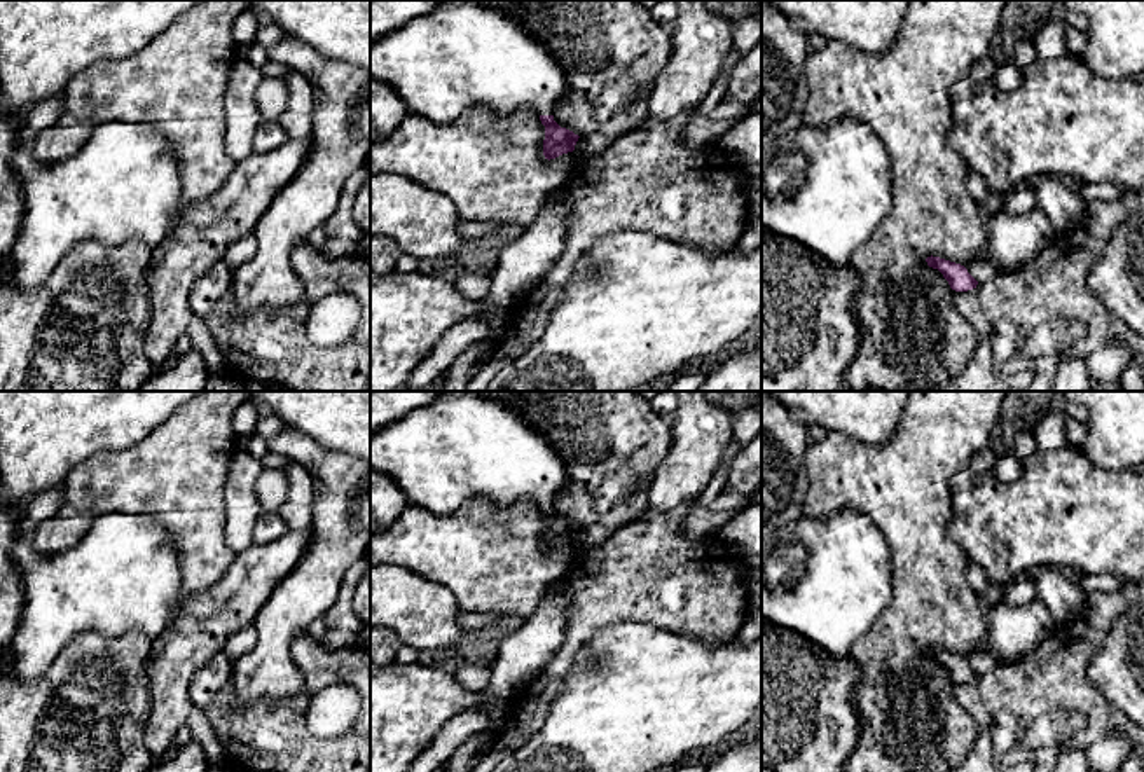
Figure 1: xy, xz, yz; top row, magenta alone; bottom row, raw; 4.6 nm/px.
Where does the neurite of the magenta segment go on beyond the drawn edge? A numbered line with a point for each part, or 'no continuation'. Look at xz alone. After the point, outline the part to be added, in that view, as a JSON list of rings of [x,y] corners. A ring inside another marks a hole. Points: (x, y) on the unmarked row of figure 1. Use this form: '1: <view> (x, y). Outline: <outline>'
1: xz (458, 448). Outline: [[[442,395],[370,435],[370,466],[389,477],[409,505],[451,515],[473,498],[508,507],[531,498],[552,507],[568,482],[566,463],[541,430],[515,407],[480,395]]]

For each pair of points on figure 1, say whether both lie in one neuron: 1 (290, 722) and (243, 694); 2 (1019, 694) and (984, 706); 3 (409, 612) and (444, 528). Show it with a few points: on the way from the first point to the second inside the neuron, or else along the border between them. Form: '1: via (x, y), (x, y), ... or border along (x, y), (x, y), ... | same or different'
1: border along (297, 694), (226, 713) | different
2: via (1010, 694), (996, 694), (992, 697) | same
3: border along (388, 563), (442, 584), (456, 601) | different

